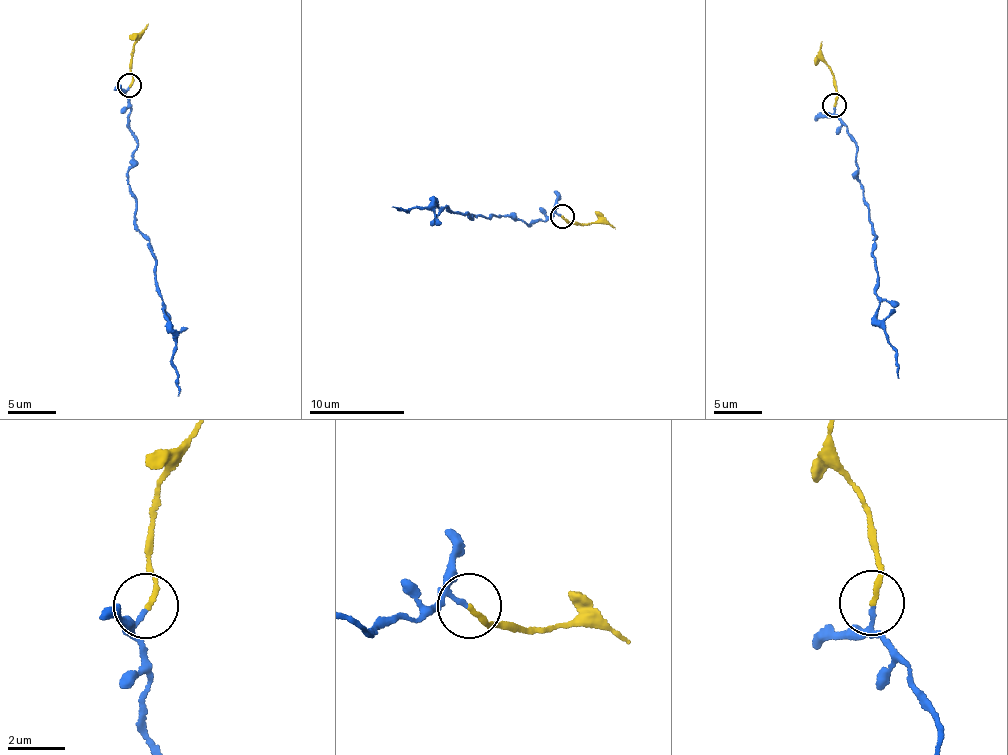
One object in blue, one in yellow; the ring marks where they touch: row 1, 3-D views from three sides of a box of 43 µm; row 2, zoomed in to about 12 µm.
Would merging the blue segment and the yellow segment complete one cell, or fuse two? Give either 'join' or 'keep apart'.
join

